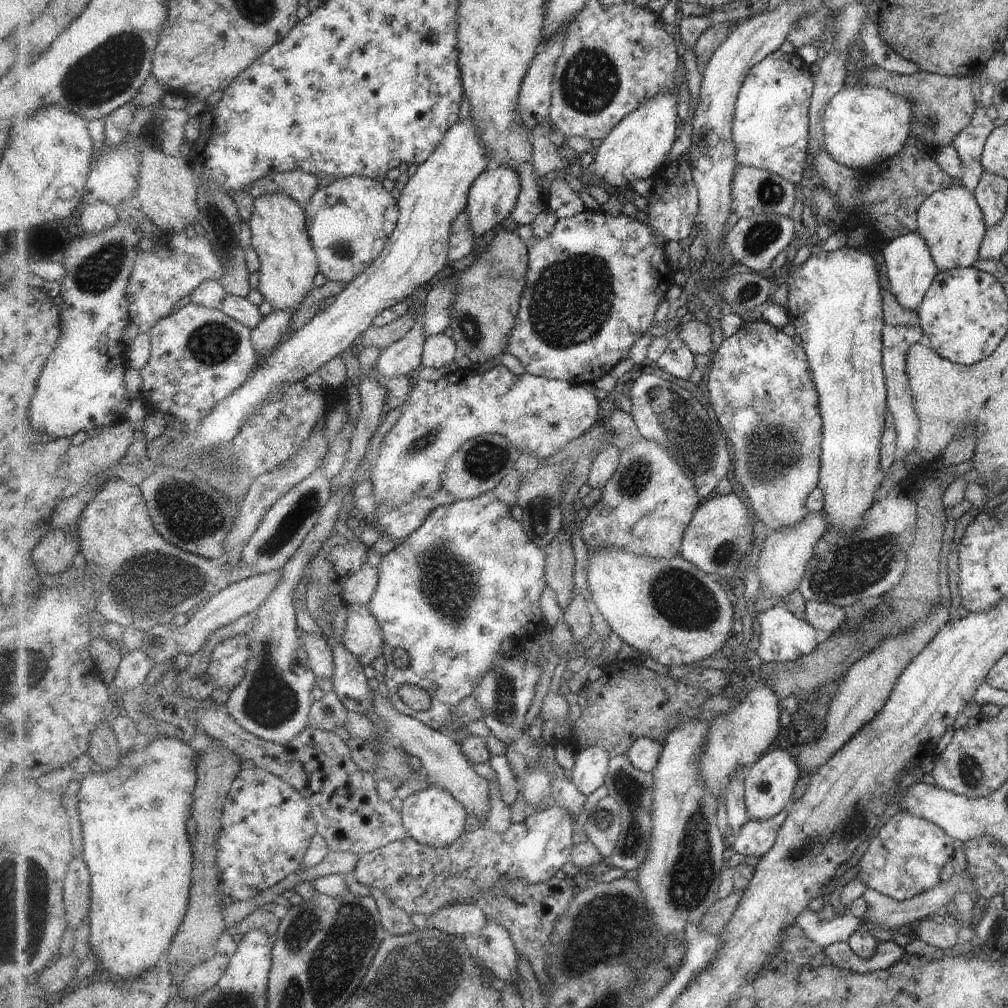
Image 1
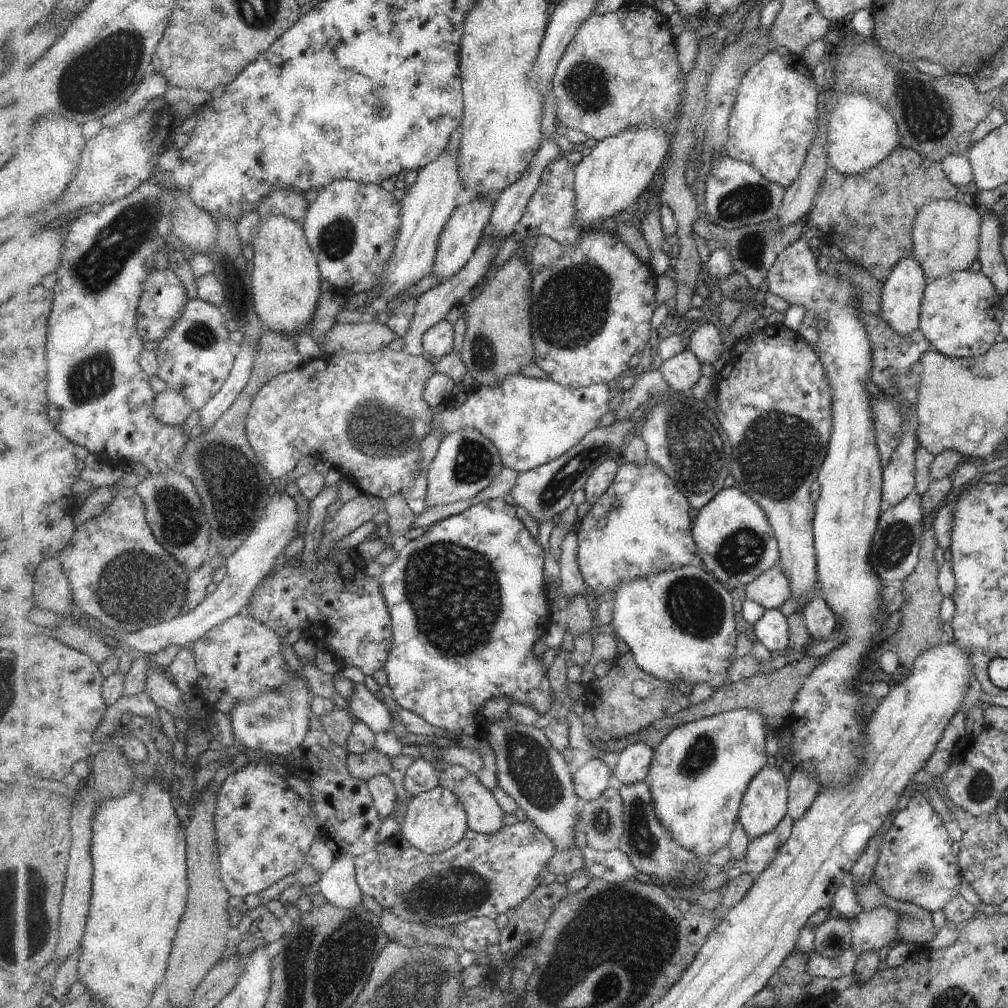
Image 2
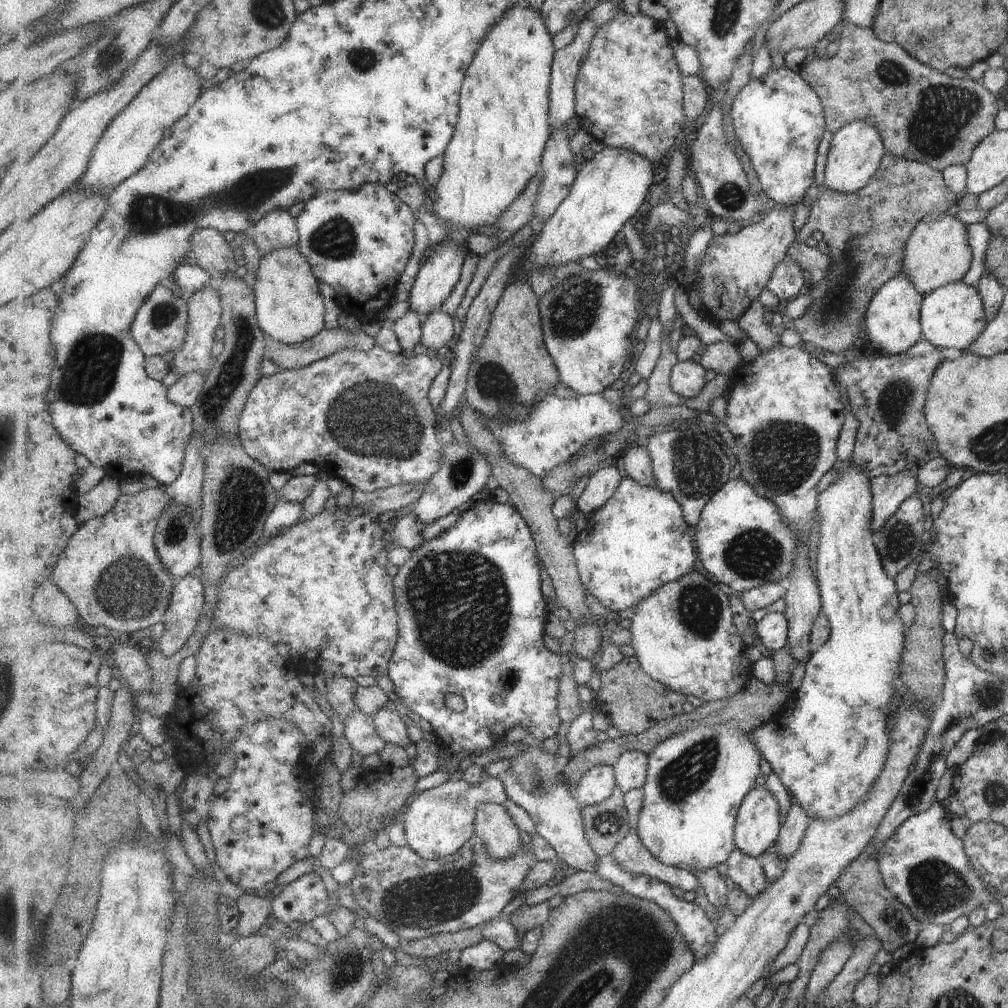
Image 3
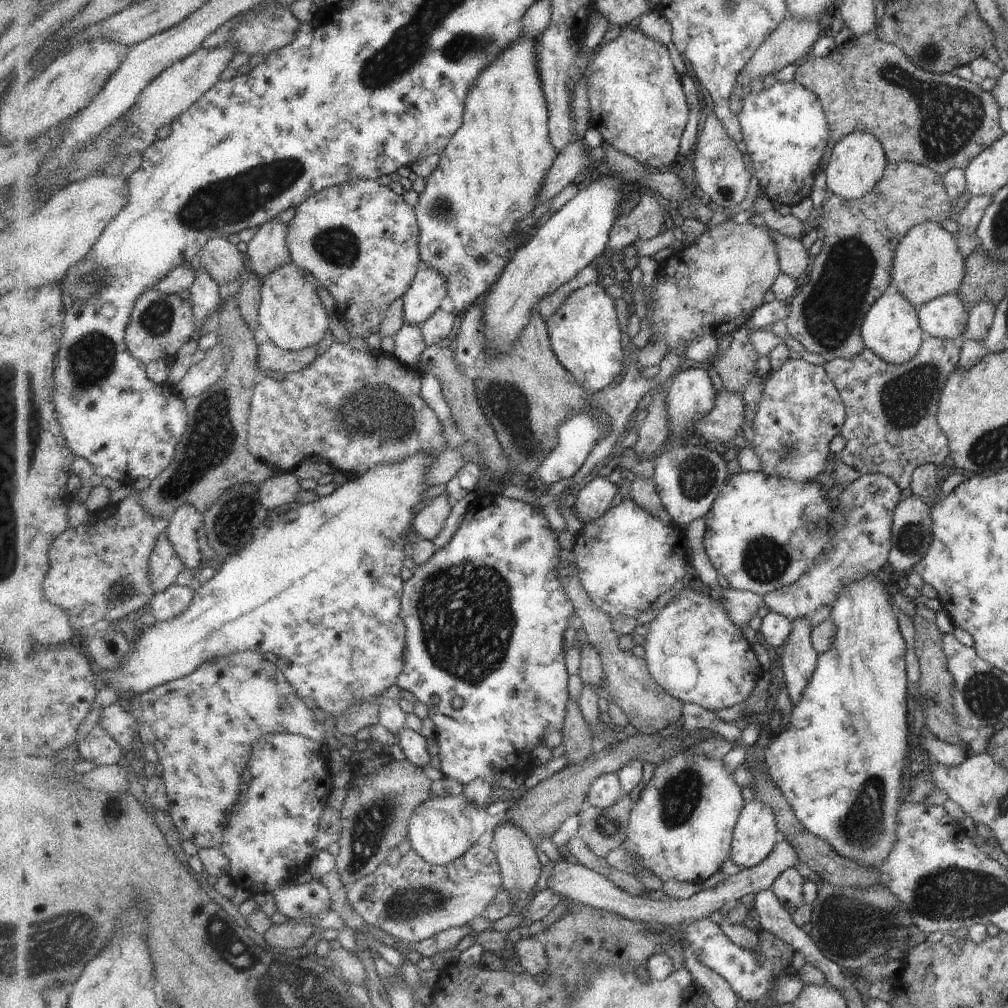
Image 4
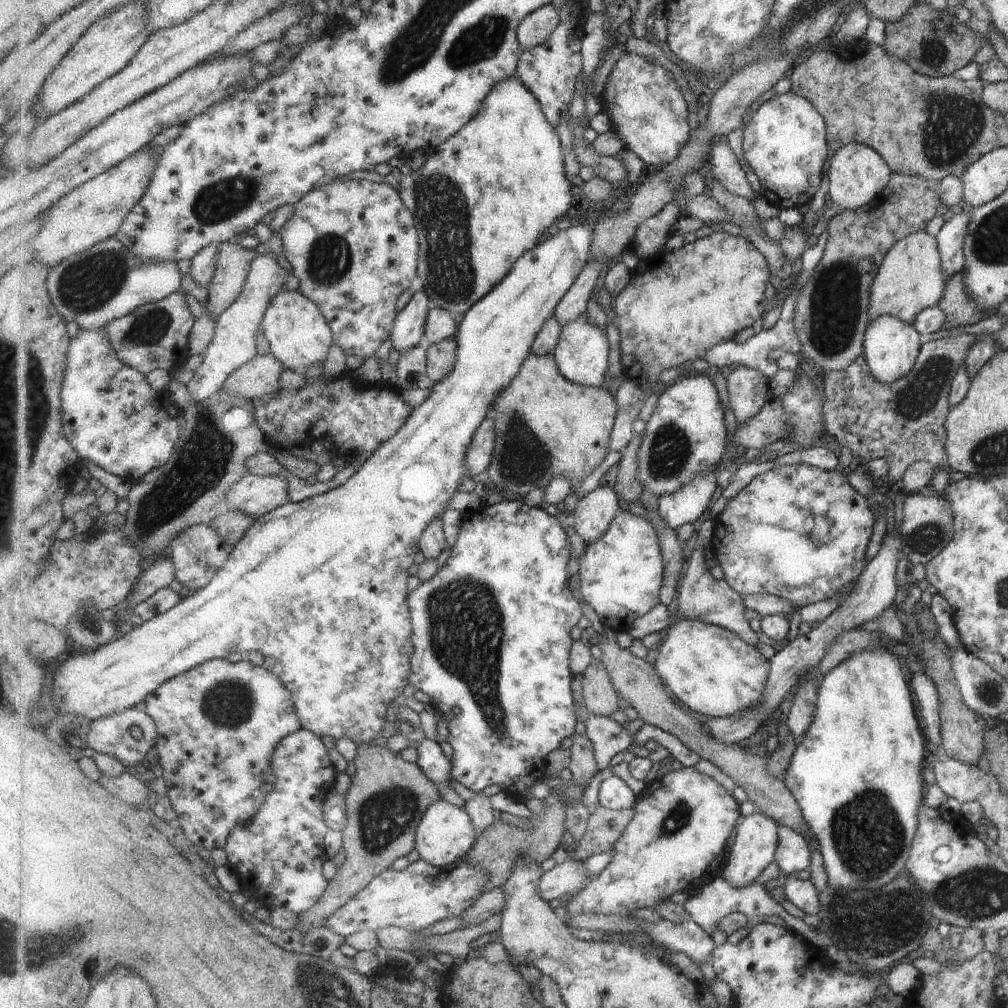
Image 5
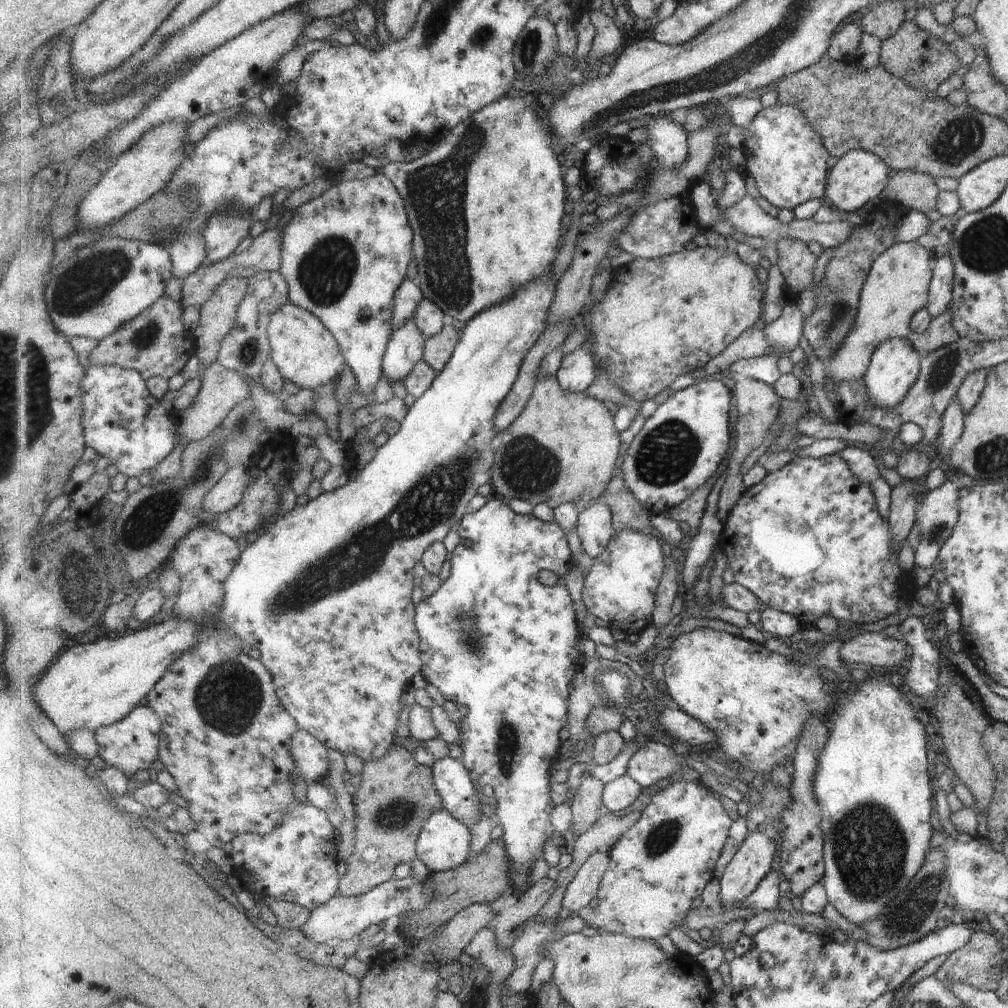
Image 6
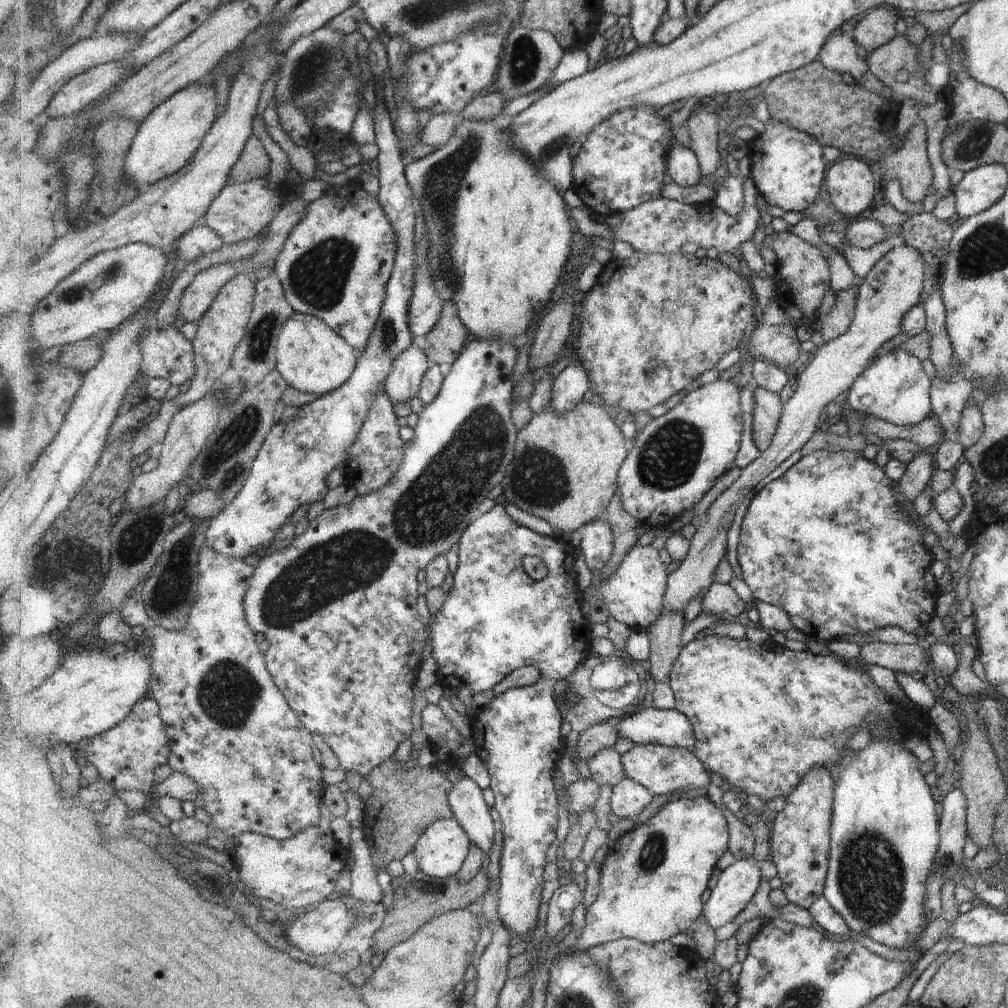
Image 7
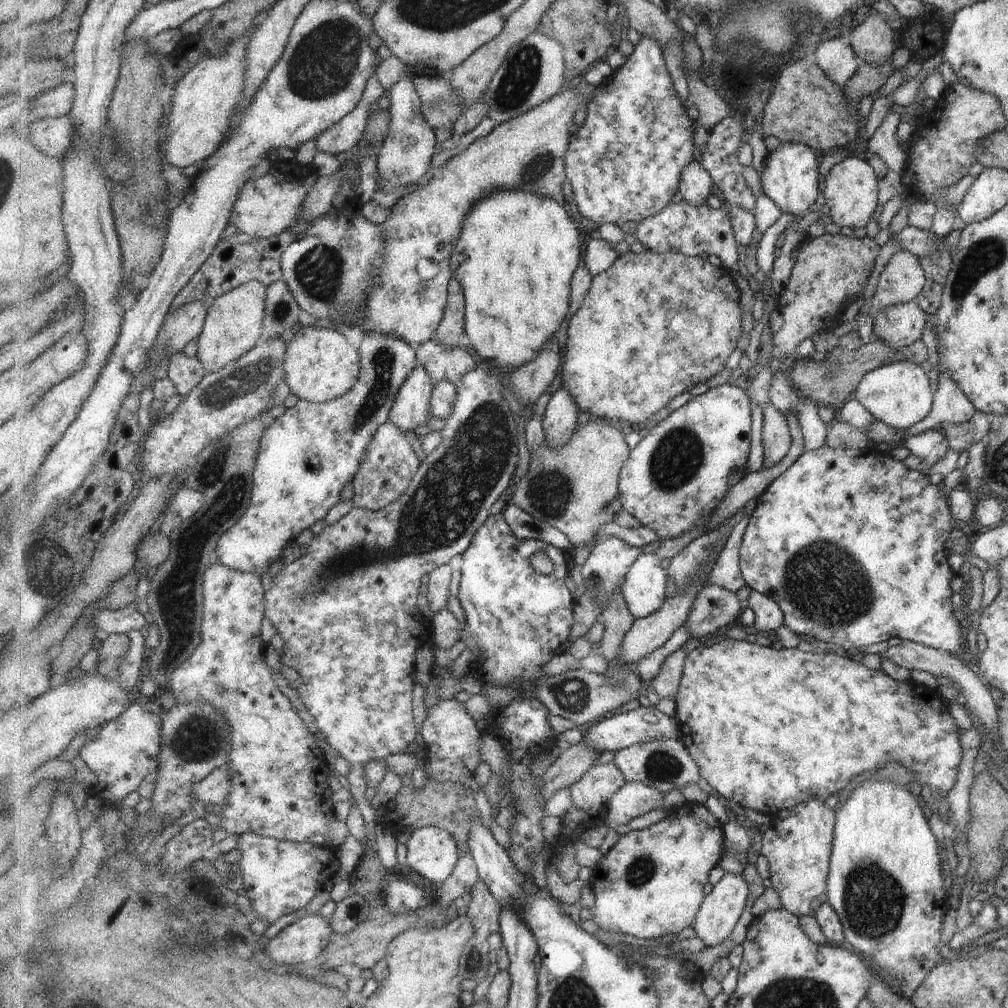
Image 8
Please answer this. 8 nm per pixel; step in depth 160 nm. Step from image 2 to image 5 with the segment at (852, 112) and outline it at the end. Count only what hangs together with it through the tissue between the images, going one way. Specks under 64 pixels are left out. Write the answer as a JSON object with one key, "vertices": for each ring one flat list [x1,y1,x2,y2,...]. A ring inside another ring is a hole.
{"vertices":[[851,142,838,147,829,158,827,168,827,201,837,204,840,209,860,208,870,204,879,196,889,182,890,170,887,169,881,156,865,144]]}

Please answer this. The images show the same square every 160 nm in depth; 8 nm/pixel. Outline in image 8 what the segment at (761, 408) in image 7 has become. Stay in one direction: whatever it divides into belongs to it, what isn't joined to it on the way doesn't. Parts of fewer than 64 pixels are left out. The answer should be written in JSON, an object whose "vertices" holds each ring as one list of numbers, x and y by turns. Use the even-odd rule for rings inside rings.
{"vertices":[[772,402,763,408,762,444,763,469,777,466,791,450,791,432,787,418]]}

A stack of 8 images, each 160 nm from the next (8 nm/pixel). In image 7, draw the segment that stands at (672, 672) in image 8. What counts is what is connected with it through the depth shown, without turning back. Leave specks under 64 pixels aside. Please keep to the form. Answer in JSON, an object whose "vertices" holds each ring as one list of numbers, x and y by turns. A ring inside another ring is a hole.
{"vertices":[[666,611,649,628,652,655,647,664,648,676,657,683,669,683,672,668,680,659,684,642,684,630,687,624,683,613]]}

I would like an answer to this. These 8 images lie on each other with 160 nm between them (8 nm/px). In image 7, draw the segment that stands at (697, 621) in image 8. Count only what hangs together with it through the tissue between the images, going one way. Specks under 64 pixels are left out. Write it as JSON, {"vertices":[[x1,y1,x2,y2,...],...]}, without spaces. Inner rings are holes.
{"vertices":[[713,583,701,596,704,613,715,614,719,622,728,622,746,613,748,606,737,592,725,583]]}

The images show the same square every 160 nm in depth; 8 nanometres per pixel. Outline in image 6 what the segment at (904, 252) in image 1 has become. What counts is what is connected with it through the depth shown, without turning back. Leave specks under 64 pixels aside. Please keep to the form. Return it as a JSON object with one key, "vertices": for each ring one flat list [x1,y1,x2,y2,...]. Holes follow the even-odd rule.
{"vertices":[[892,338,878,344,870,356,865,374,861,376,868,400,879,409,896,407,915,382,919,365,920,356,905,339]]}

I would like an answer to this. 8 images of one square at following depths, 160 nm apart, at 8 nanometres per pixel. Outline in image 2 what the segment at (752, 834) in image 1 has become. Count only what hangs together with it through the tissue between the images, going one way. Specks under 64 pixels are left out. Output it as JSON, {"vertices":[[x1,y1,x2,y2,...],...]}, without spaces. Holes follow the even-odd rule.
{"vertices":[[787,814,773,832,751,839,747,856,743,860,737,860,735,866,732,866,733,870,729,872,731,879,744,873,753,873,758,876,765,872,777,858,779,850,791,837,793,826,793,818]]}

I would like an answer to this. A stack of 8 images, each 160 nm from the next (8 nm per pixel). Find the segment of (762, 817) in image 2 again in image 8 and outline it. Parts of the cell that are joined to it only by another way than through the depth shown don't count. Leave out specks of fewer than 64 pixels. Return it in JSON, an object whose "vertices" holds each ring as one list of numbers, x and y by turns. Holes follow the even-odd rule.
{"vertices":[[727,873,713,886,692,926,705,947,716,947,731,938,749,896,743,876]]}

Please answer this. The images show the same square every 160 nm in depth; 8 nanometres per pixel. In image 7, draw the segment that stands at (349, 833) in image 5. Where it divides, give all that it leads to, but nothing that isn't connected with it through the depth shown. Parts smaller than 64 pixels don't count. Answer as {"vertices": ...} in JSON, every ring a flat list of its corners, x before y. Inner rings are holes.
{"vertices":[[391,758,363,779,372,787,372,794,366,801,362,827,366,830,376,867,383,864,387,870,390,862,401,860,409,852,412,854,421,835,434,822,455,819,449,798,454,784,434,766,405,770,403,763,395,763]]}

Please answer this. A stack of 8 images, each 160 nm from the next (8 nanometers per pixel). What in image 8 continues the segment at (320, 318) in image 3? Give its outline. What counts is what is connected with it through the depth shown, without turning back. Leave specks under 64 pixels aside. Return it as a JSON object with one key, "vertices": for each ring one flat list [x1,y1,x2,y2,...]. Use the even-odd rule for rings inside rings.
{"vertices":[[325,324,319,326,299,326,288,342,287,356,285,359,287,373,286,382,290,384,292,392,299,398,312,403,326,403,345,396,358,383,362,370,360,352,353,345,347,343,345,333,337,333,333,326]]}

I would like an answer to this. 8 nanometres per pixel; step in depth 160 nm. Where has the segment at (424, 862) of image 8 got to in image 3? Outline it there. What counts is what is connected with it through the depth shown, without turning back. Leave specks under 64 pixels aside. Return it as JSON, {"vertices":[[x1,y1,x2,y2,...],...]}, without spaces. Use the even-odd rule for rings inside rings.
{"vertices":[[501,776,486,778,485,784,471,786,463,778,451,778,433,789,417,795,409,804,401,822,405,828,407,844,427,860,444,859,454,855,476,834,475,821,483,803,503,804,509,799]]}

